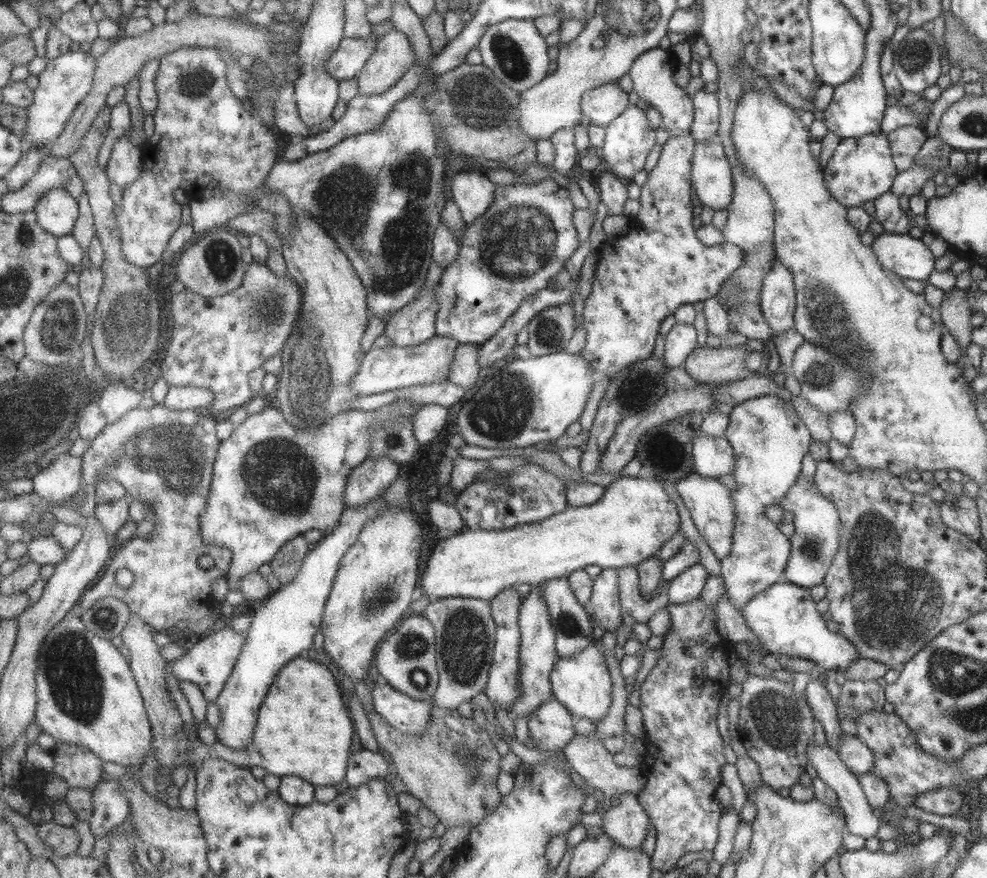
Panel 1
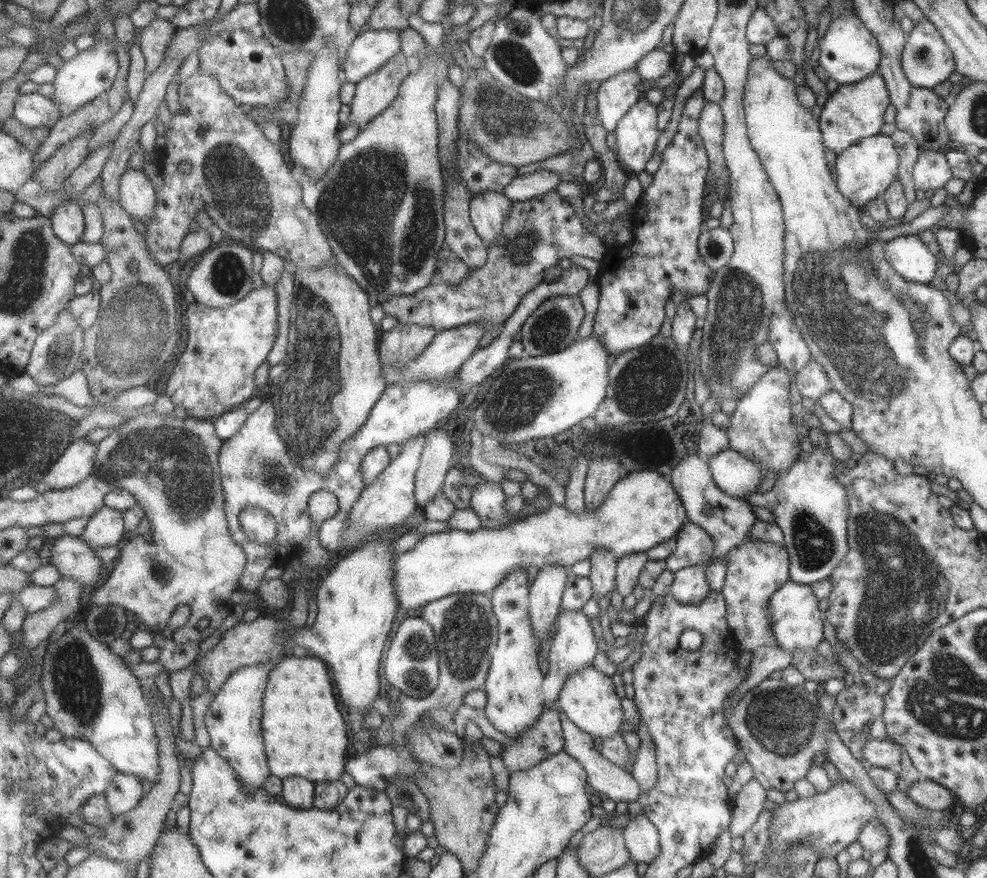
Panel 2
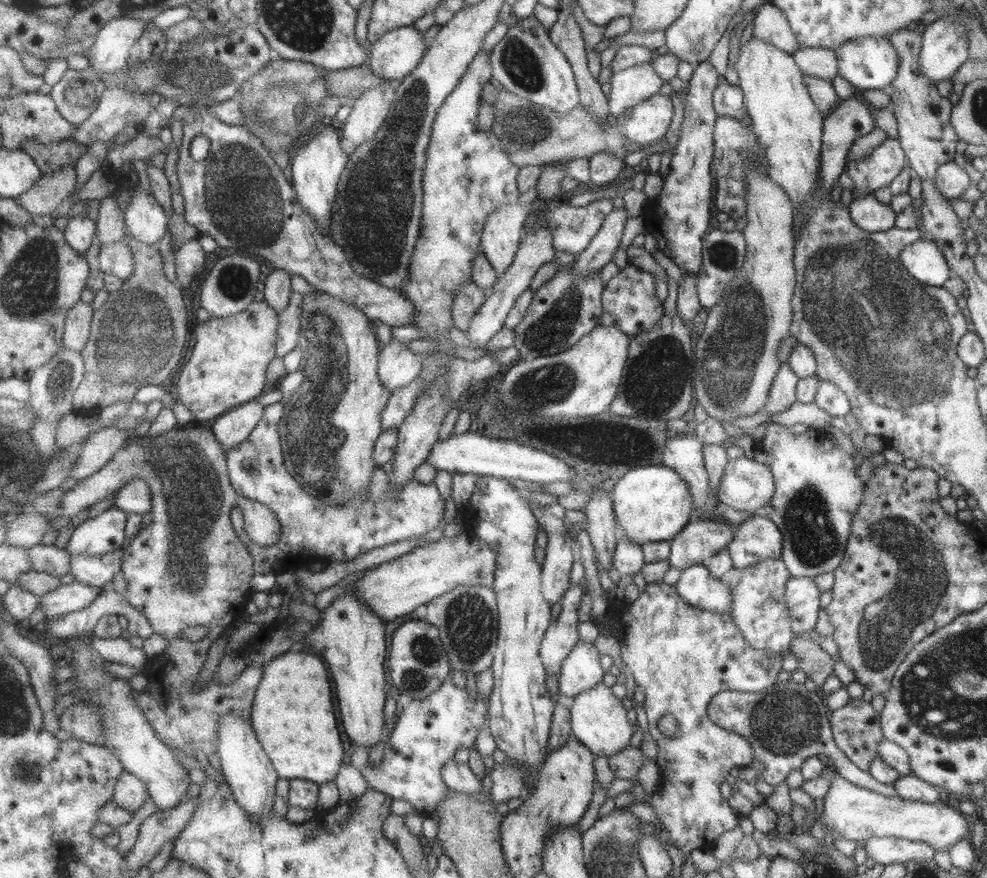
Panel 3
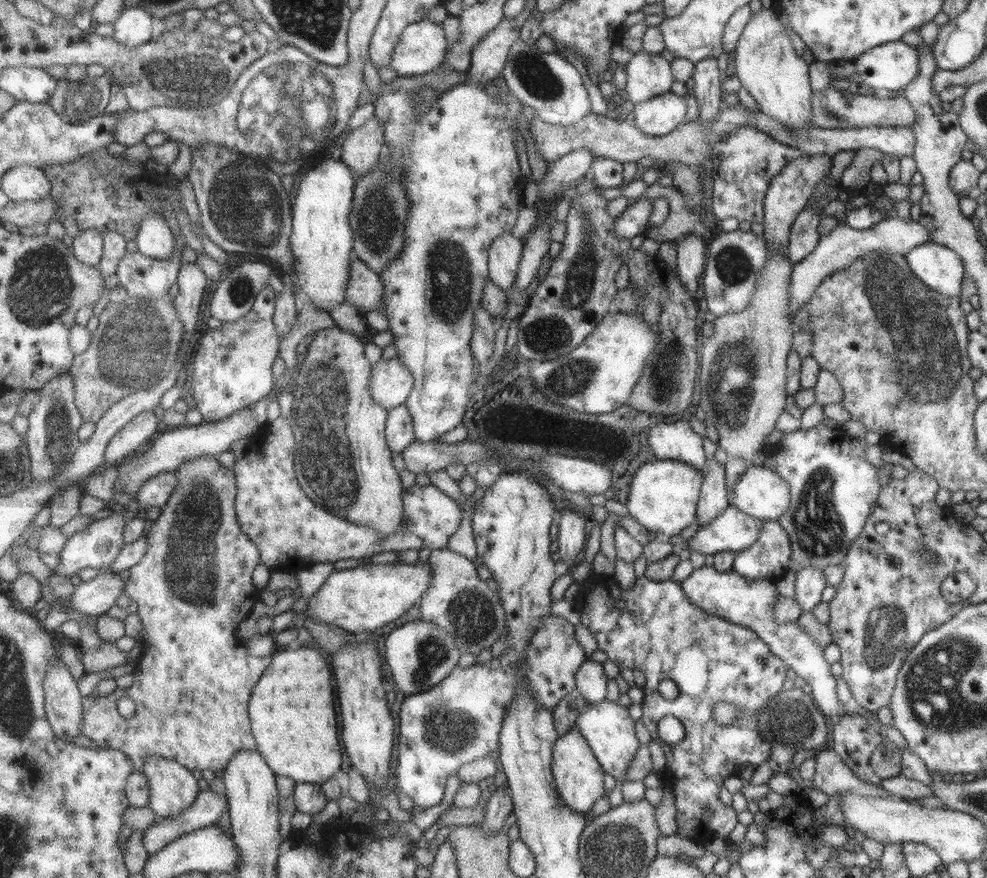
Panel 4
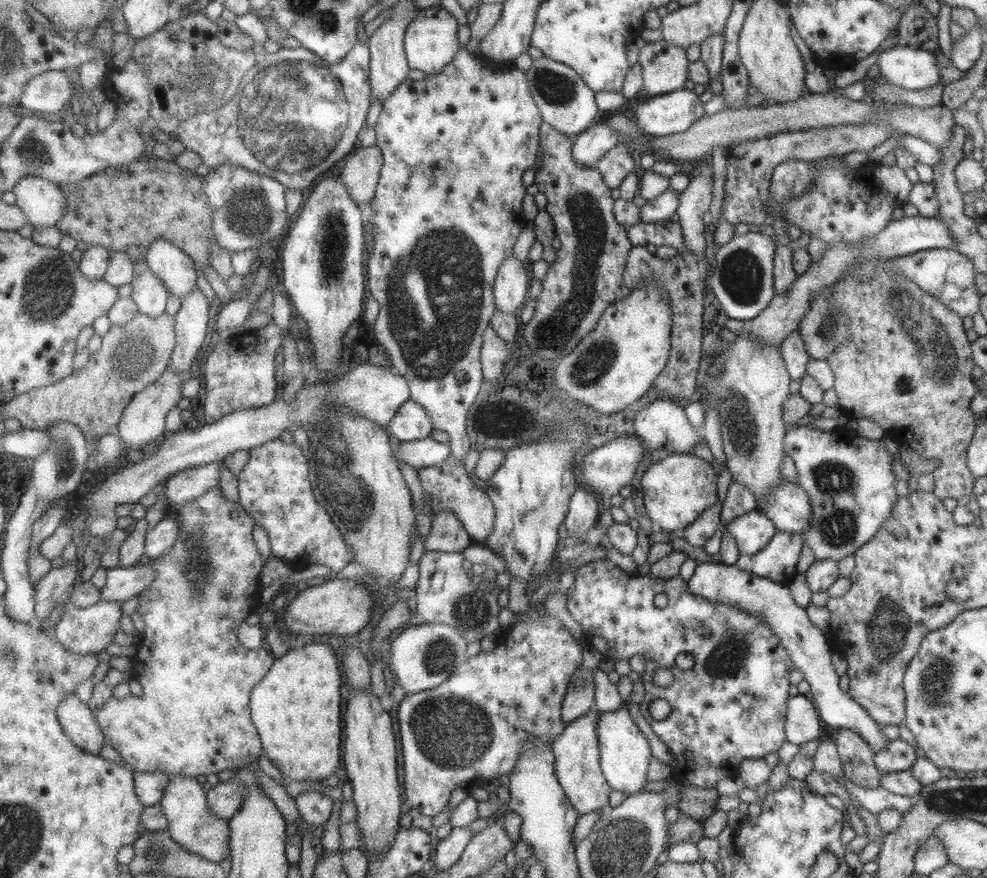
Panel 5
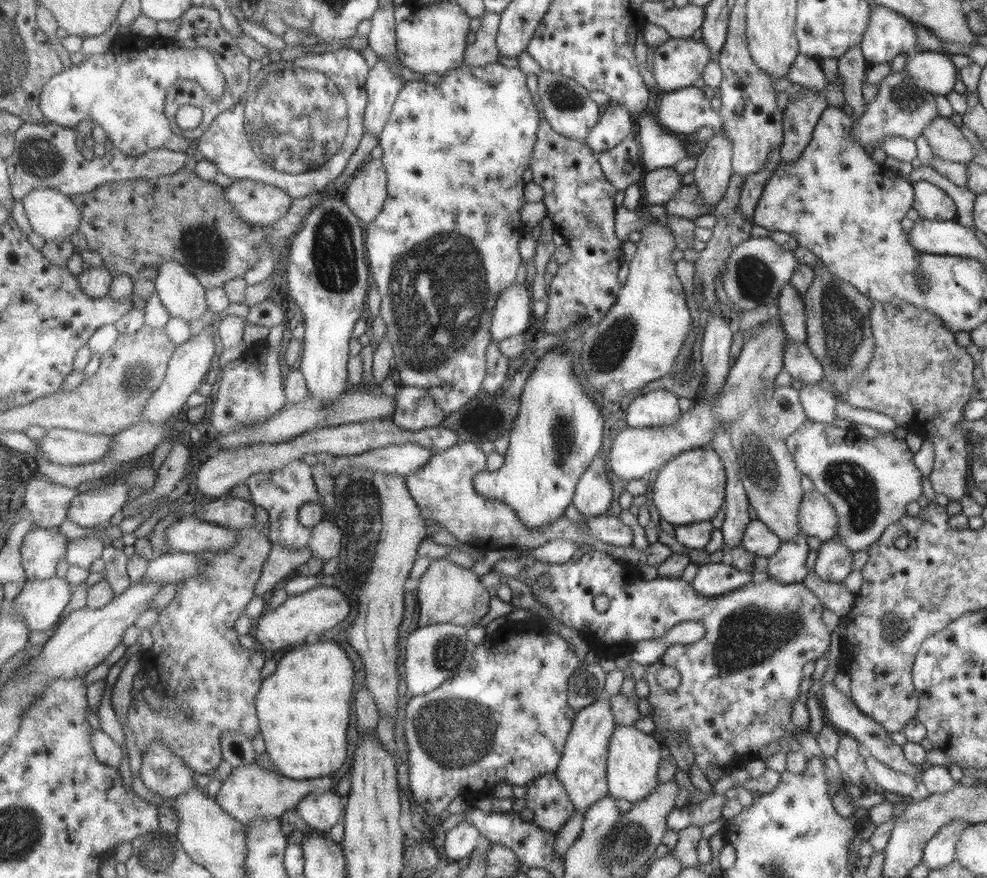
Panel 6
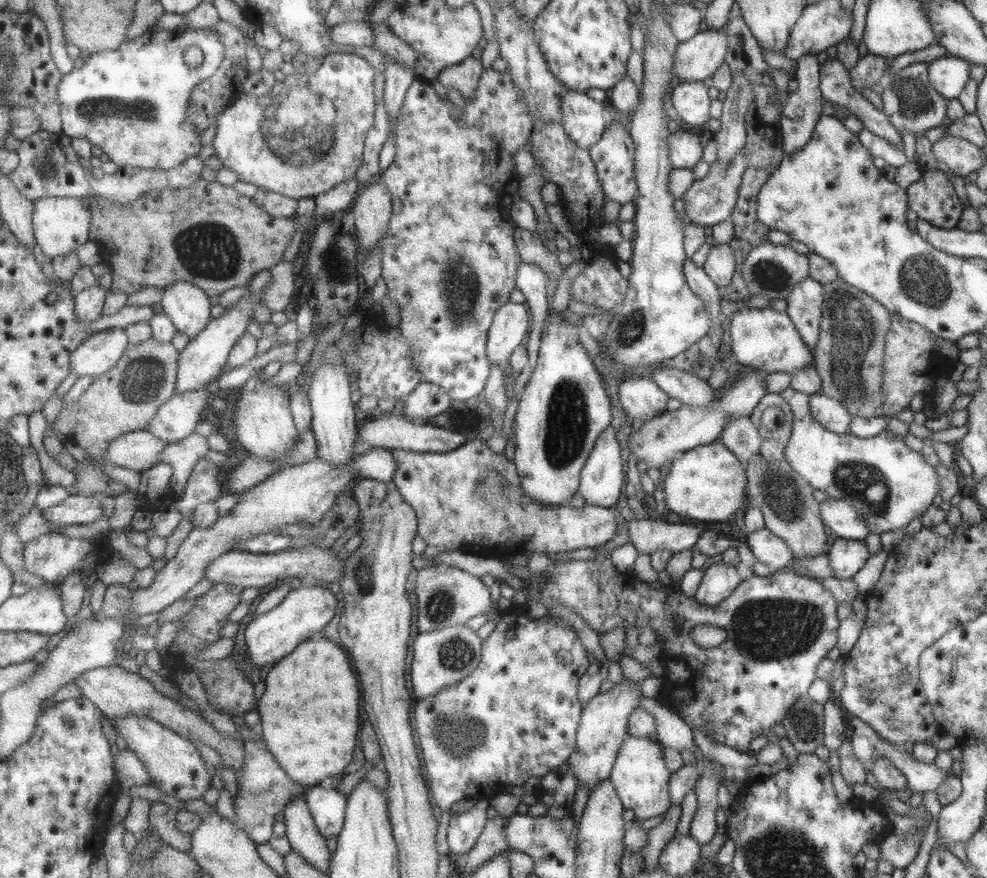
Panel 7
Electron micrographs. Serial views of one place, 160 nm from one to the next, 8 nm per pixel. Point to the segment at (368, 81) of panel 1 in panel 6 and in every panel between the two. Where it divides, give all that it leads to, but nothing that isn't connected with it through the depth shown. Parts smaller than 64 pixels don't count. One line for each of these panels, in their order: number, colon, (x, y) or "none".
2: (374, 94)
3: (370, 112)
4: (362, 148)
5: (362, 171)
6: (366, 194)

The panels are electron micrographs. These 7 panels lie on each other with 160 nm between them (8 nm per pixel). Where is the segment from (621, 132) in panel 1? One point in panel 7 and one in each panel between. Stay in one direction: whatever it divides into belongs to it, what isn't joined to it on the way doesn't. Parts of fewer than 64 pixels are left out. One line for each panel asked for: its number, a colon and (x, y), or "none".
2: (636, 132)
3: (647, 122)
4: (660, 114)
5: (673, 112)
6: (683, 111)
7: (689, 99)

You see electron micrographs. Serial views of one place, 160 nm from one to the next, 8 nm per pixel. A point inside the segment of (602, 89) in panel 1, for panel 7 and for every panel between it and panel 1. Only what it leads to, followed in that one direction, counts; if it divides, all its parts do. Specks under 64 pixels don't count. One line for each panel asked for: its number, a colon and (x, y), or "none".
2: (614, 96)
3: (626, 88)
4: (648, 74)
5: (664, 67)
6: (678, 62)
7: (695, 59)

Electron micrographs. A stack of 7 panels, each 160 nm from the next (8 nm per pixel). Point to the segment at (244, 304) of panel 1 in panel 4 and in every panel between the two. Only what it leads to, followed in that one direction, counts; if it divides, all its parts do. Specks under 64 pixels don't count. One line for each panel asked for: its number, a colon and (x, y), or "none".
2: (216, 373)
3: (228, 367)
4: (233, 368)

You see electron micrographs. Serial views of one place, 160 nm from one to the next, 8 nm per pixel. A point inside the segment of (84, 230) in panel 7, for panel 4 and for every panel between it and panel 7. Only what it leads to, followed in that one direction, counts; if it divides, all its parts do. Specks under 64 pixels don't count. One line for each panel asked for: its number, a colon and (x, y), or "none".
4: (23, 183)
5: (44, 203)
6: (53, 215)

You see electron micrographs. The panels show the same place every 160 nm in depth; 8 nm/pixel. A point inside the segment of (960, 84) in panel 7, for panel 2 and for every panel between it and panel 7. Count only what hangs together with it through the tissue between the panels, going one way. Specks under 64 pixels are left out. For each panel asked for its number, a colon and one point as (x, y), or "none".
2: (848, 53)
3: (869, 63)
4: (890, 66)
5: (910, 68)
6: (931, 70)

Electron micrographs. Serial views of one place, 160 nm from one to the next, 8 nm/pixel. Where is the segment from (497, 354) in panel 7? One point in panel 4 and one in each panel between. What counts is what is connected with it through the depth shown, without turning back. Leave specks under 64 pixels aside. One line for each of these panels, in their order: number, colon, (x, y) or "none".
4: (504, 255)
5: (510, 285)
6: (513, 308)

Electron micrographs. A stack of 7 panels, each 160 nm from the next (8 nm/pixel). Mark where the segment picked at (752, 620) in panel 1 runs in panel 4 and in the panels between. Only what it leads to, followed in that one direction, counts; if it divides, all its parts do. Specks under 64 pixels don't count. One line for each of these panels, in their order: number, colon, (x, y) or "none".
2: (797, 622)
3: (801, 593)
4: (809, 583)

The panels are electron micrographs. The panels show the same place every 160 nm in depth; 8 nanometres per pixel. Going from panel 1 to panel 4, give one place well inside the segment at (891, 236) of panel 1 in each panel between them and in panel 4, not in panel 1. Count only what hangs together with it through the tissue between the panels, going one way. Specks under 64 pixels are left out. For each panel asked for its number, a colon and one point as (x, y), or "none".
2: (909, 257)
3: (923, 260)
4: (940, 269)

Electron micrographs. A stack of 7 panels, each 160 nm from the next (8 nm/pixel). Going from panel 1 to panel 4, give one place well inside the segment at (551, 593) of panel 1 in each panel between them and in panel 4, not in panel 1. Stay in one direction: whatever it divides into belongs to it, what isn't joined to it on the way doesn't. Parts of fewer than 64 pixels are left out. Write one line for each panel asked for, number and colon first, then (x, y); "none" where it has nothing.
2: (573, 647)
3: (581, 670)
4: (590, 681)

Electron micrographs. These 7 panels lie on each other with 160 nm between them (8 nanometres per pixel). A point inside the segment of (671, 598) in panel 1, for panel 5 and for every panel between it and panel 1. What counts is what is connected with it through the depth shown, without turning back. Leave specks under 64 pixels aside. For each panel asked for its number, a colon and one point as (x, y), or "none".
2: (689, 586)
3: (696, 586)
4: (747, 602)
5: (808, 647)

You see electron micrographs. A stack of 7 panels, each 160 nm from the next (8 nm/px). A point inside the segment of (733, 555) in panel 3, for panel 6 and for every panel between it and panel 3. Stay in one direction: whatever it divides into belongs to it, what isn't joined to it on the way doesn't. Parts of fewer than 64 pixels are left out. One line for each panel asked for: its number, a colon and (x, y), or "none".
4: (768, 557)
5: (776, 561)
6: (787, 565)

